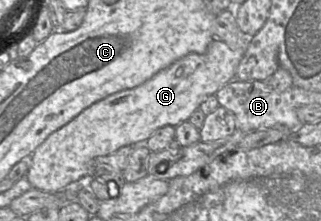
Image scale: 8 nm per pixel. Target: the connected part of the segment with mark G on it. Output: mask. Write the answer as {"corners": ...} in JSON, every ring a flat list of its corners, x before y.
{"corners":[[242,32,240,46,231,49,214,39,206,53,191,53,157,73,143,84,122,90,92,104,68,124,50,134,31,155,26,177,32,188,56,193,89,180,94,161,119,148,145,143,159,128,188,121,208,96,215,95,235,79,238,65,253,36]]}

